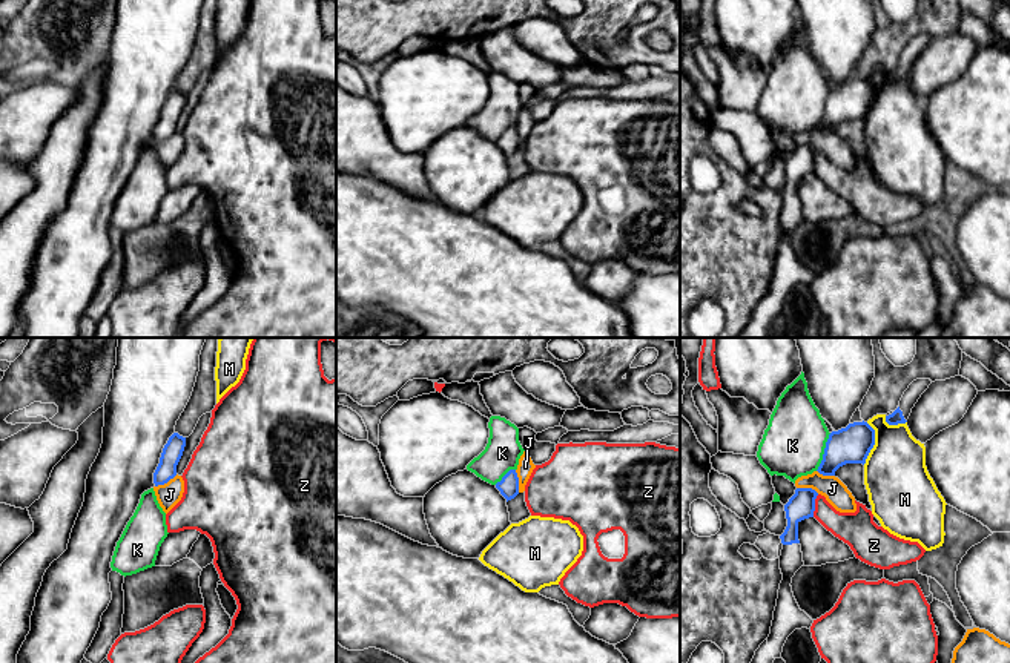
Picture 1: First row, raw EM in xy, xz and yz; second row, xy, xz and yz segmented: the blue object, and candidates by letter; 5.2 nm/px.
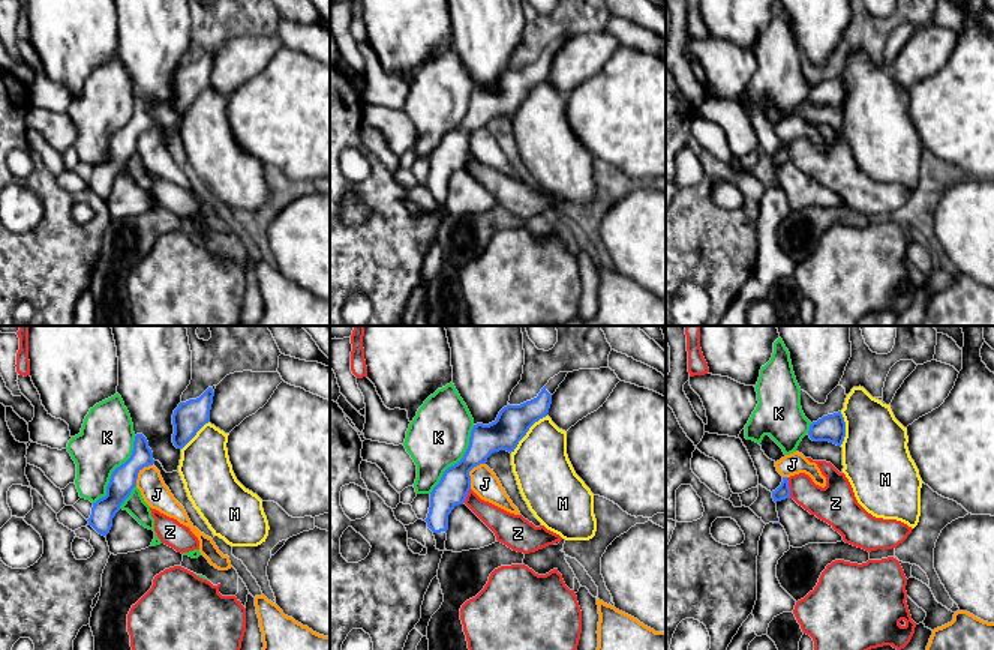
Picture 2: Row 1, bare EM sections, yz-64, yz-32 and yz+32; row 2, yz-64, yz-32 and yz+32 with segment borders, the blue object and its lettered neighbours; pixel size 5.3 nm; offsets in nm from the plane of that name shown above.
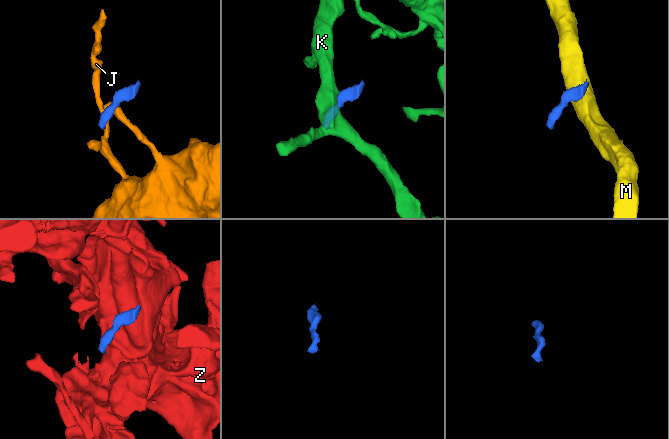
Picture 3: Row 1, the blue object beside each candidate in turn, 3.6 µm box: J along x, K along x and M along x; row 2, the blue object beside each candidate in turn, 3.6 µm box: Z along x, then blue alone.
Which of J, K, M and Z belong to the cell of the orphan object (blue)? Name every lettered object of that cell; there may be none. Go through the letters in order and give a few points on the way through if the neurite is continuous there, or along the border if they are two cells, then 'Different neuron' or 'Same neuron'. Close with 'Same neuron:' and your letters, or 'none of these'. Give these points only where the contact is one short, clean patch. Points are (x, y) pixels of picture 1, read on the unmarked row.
J: Boundary: xz (514, 126), (519, 135), (519, 148). Different neuron
K: Different neuron
M: Boundary: yz (868, 79), (874, 86), (874, 103), (863, 120). Different neuron
Z: Boundary: yz (818, 151), (812, 172). Different neuron
Same neuron: none of these

